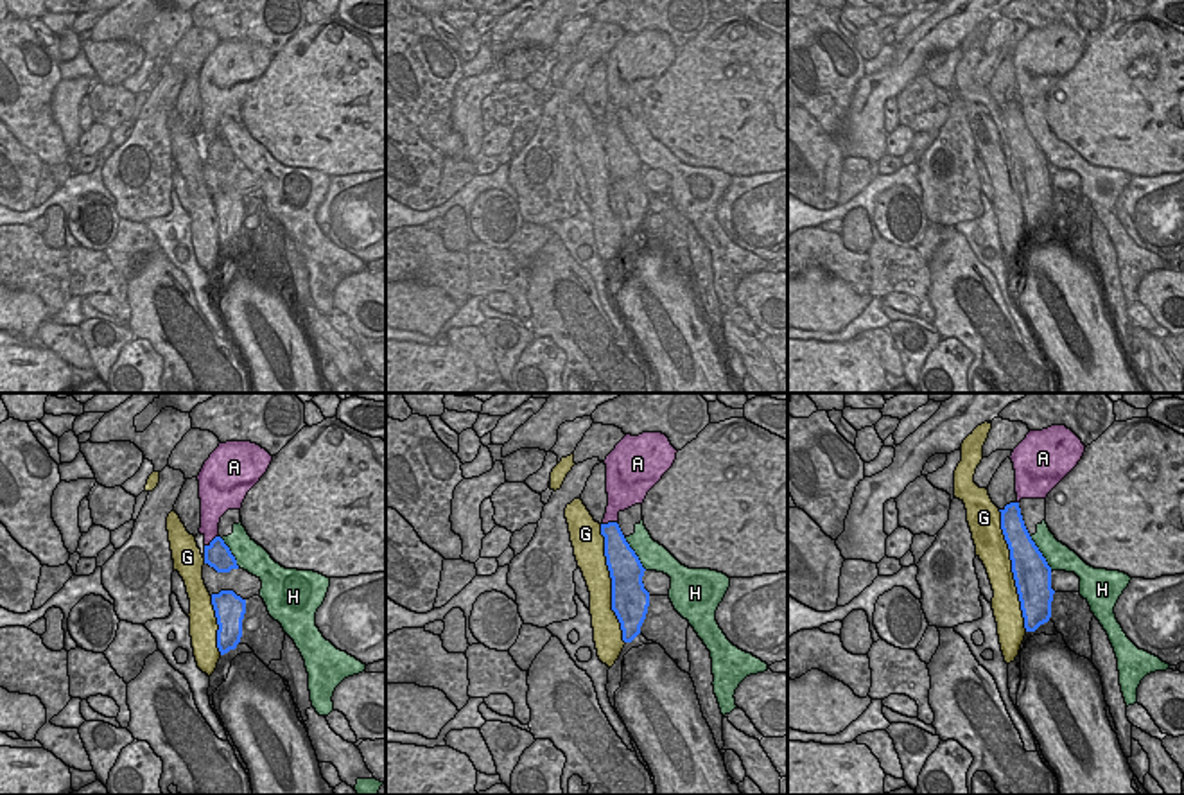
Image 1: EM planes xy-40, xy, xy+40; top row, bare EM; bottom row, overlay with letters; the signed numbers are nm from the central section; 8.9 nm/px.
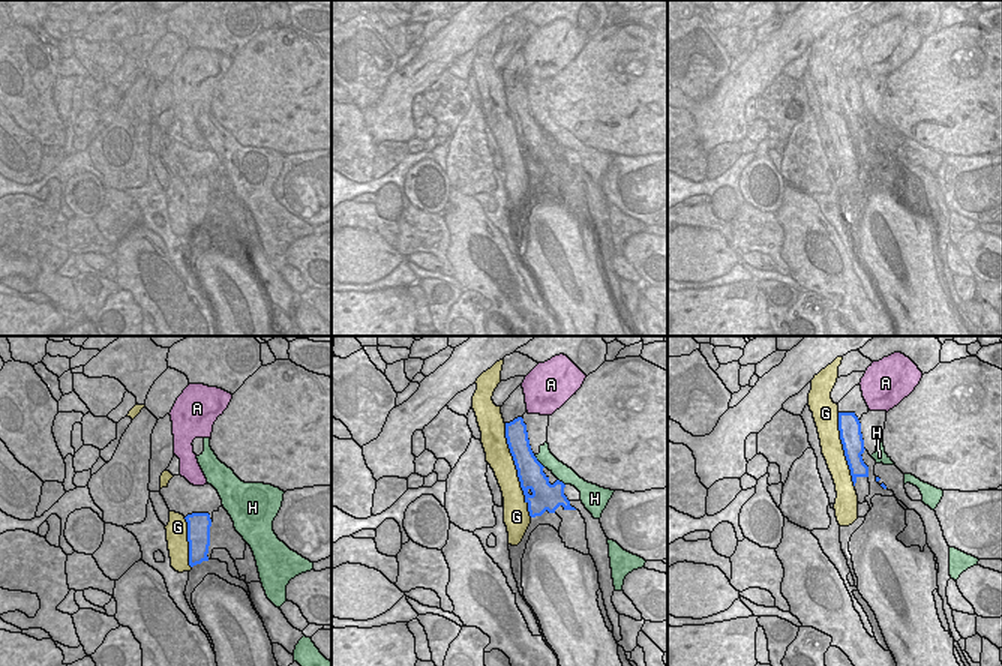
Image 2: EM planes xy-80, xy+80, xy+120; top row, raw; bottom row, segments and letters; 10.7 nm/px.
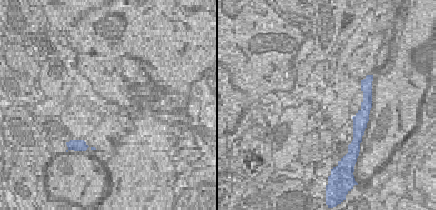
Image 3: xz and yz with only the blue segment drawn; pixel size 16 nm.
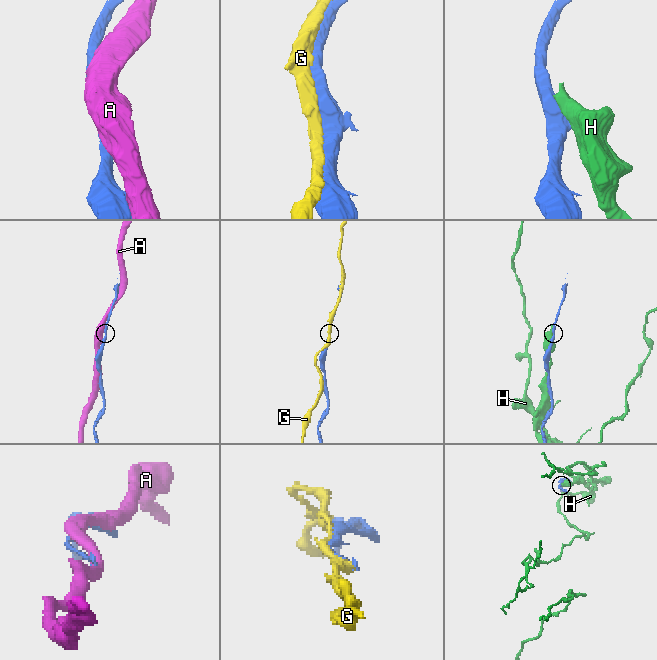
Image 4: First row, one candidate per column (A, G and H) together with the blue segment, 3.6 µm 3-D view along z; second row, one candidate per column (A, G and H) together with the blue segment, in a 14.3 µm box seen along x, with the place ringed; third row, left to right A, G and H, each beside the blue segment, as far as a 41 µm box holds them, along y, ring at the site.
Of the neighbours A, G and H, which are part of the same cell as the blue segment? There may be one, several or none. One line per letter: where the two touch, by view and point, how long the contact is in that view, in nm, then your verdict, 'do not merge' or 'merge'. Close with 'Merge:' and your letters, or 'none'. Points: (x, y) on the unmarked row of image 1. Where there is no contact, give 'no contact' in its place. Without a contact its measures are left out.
A: xy-40 (212, 139) | 160 nm | do not merge
G: xy+40 (1012, 169) | 1100 nm | do not merge
H: xy (634, 151) | 380 nm | do not merge
Merge: none

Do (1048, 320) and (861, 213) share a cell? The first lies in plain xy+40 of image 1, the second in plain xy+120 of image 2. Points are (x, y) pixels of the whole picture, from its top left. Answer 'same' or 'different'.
same

